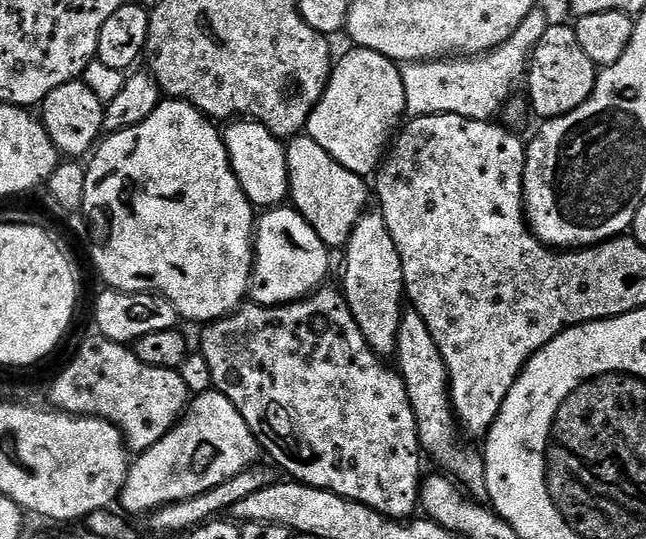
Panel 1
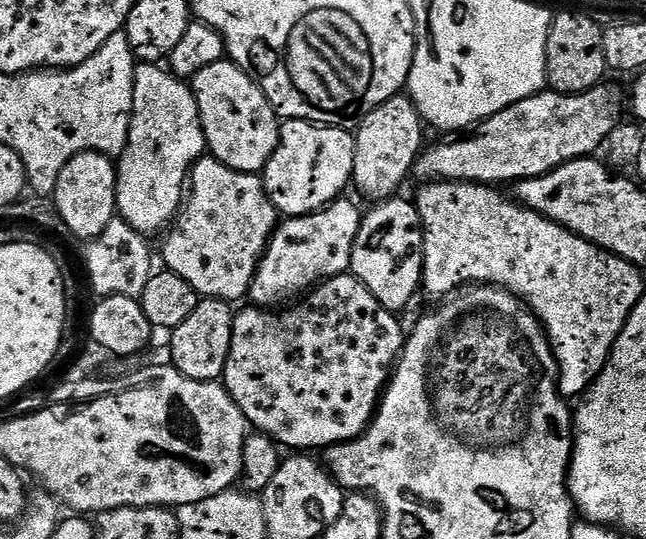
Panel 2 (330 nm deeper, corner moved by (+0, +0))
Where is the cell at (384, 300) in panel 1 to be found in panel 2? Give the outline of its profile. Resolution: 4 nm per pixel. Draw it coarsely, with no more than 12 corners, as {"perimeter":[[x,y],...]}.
{"perimeter":[[412,97],[355,129],[352,184],[390,200],[413,175],[426,125]]}

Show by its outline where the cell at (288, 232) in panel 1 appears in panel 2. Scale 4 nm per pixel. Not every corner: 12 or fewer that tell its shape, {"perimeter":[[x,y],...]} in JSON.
{"perimeter":[[205,154],[163,267],[245,299],[277,223],[259,175]]}

